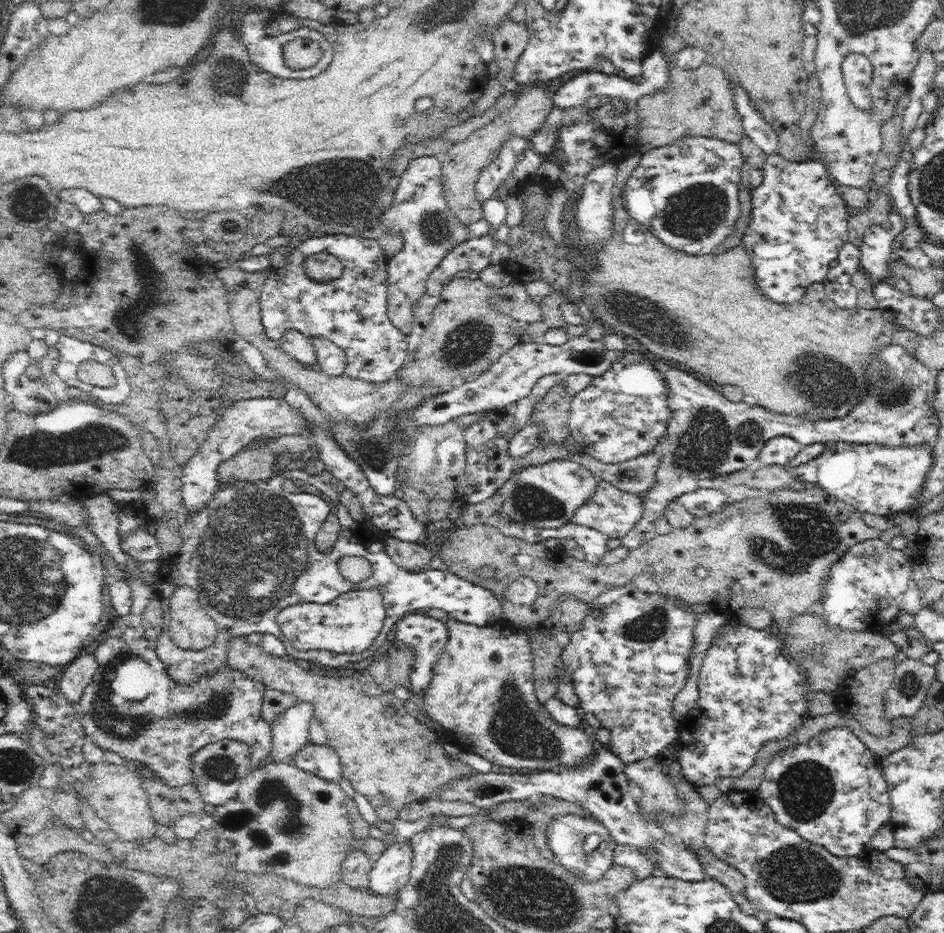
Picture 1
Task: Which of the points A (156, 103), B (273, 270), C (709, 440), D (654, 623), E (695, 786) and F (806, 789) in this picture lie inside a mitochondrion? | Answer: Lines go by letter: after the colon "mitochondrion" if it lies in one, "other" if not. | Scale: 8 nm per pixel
A: other
B: other
C: mitochondrion
D: mitochondrion
E: other
F: mitochondrion

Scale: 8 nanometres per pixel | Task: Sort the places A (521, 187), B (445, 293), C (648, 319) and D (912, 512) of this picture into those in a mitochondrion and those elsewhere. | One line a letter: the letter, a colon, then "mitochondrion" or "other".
A: other
B: other
C: mitochondrion
D: other

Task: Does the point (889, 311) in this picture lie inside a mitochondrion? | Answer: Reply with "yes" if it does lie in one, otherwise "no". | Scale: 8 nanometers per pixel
no

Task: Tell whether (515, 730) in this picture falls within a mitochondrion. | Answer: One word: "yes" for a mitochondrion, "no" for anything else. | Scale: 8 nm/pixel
yes

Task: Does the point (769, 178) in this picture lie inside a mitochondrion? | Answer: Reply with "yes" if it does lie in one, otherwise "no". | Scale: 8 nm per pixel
no

